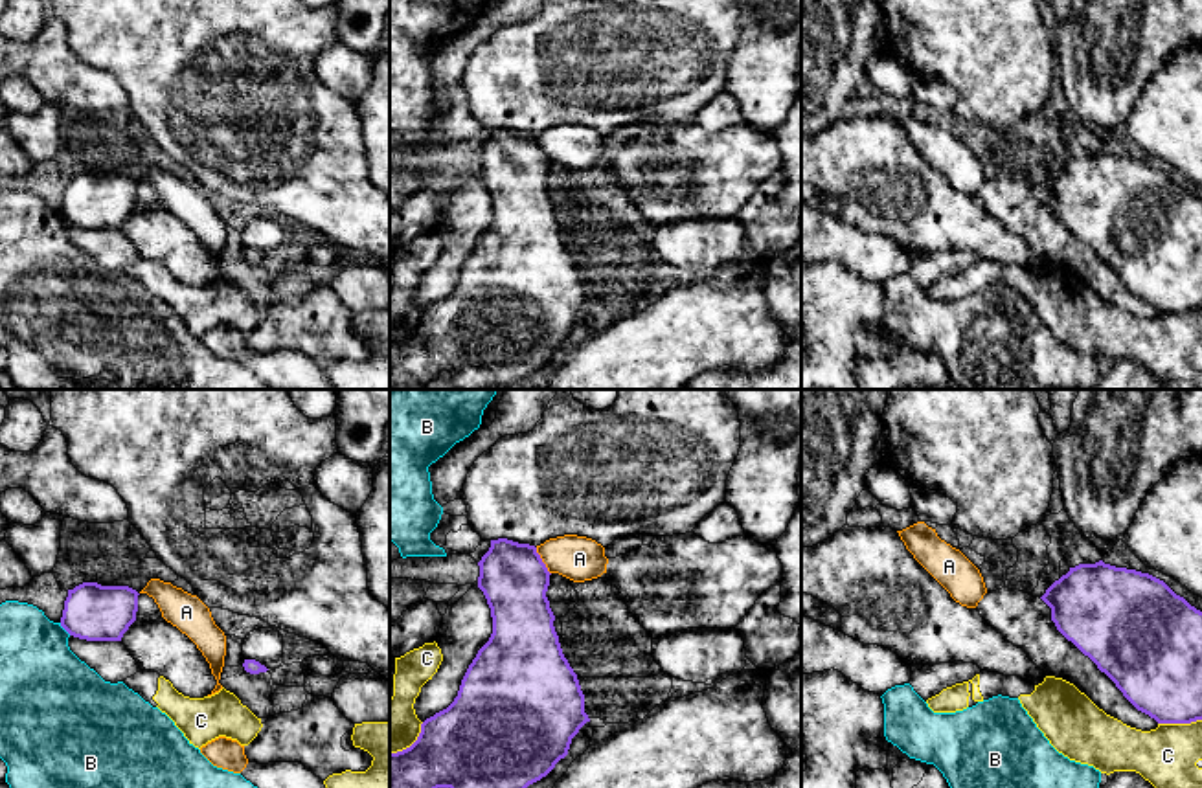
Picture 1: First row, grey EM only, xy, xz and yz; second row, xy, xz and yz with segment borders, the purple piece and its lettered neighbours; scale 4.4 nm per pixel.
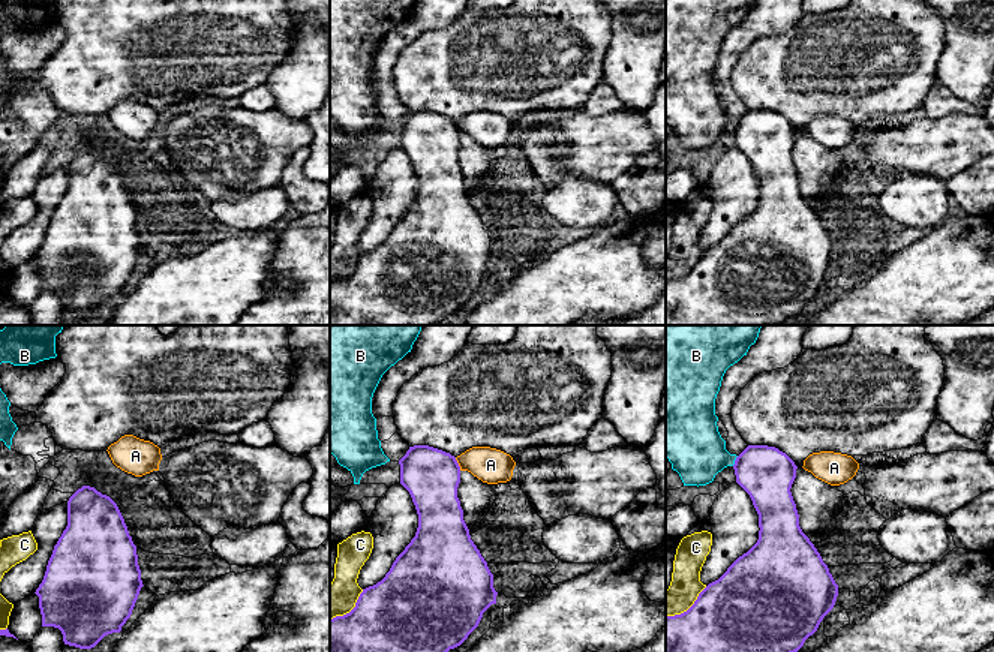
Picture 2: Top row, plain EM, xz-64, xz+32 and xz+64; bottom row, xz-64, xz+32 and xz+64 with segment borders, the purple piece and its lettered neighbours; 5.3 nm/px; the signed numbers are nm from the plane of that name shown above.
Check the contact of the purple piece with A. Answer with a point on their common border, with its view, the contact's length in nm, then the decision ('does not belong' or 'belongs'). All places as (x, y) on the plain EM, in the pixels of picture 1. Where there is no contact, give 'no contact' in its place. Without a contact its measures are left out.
contact xz (541, 149); length 140 nm; does not belong

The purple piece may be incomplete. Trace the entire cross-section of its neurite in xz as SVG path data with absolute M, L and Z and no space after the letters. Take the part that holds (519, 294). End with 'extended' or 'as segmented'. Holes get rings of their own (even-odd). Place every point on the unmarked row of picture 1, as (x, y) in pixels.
M491 129L478 154L493 222L469 253L454 290L421 312L410 336L390 342L390 389L423 389L437 377L450 377L456 389L515 386L546 366L590 310L577 263L553 215L546 186L551 162L537 136Z | as segmented

